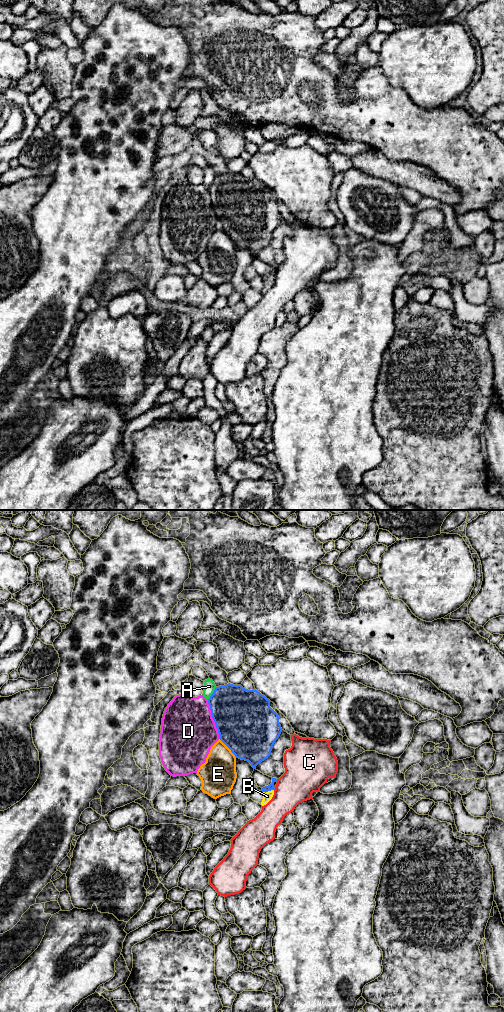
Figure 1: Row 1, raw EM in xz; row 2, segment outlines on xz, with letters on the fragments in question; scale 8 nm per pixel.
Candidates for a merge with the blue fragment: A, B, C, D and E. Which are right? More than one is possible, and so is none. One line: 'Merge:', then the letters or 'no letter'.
Merge: B

